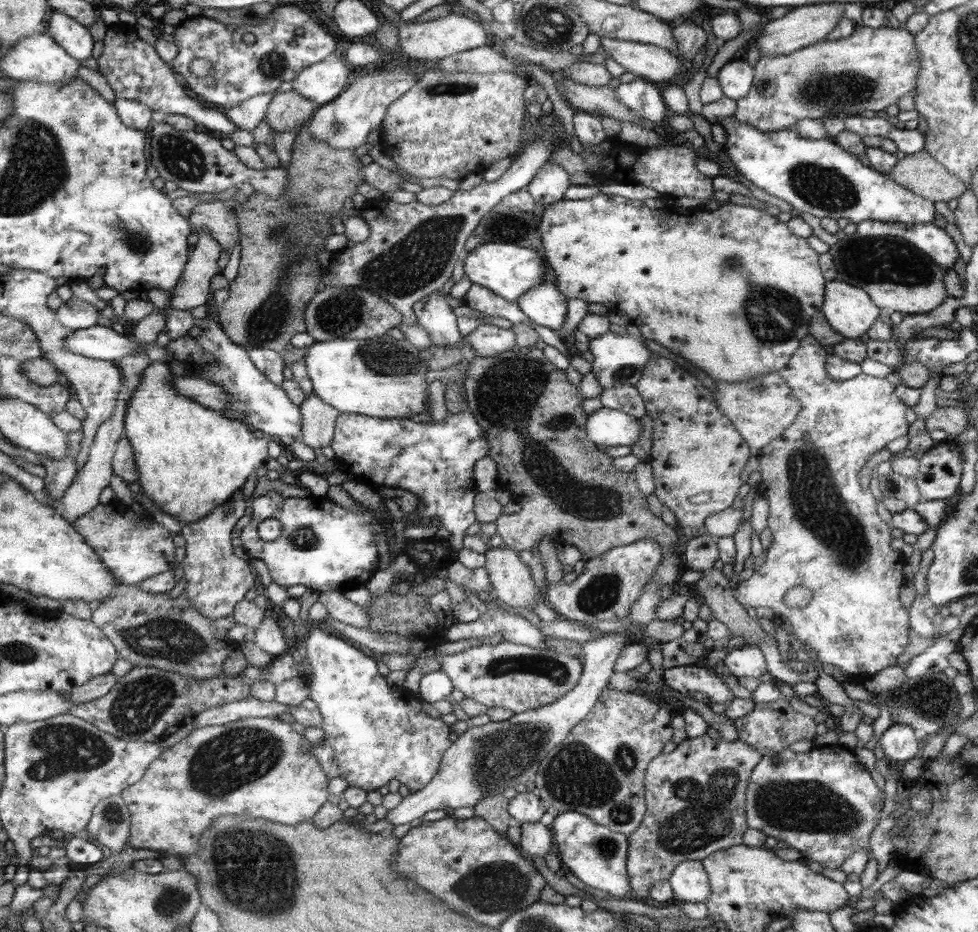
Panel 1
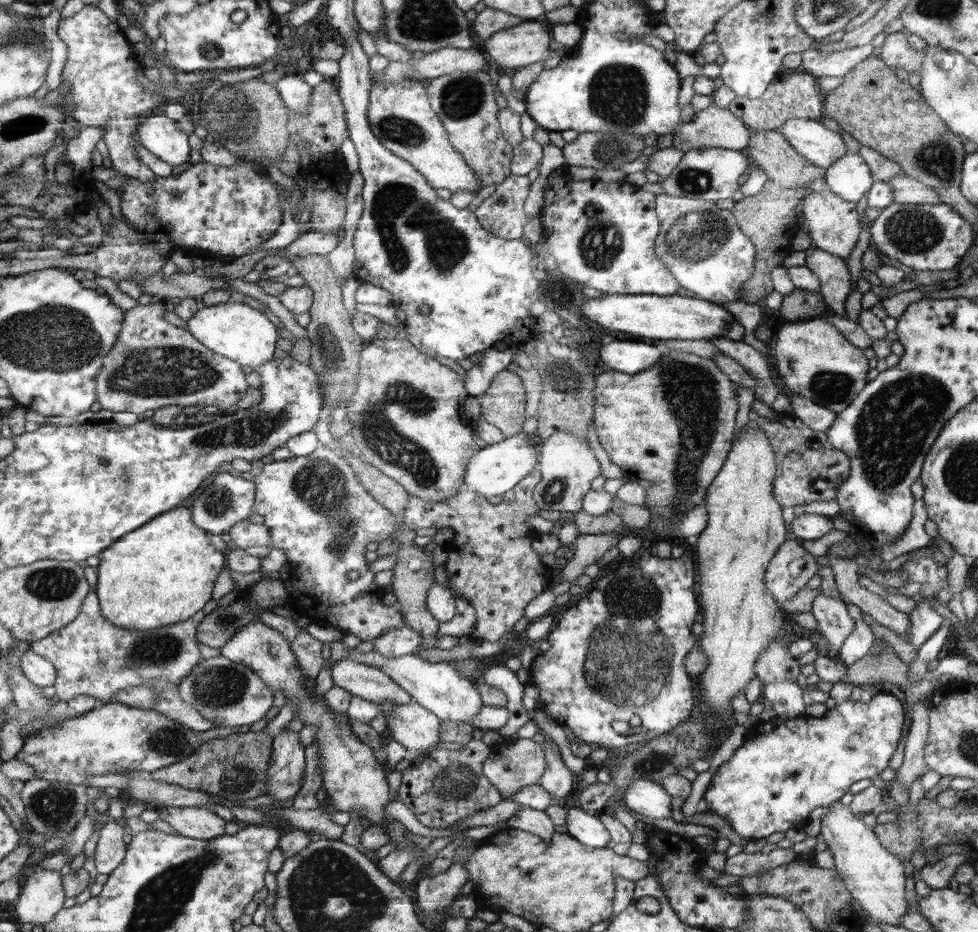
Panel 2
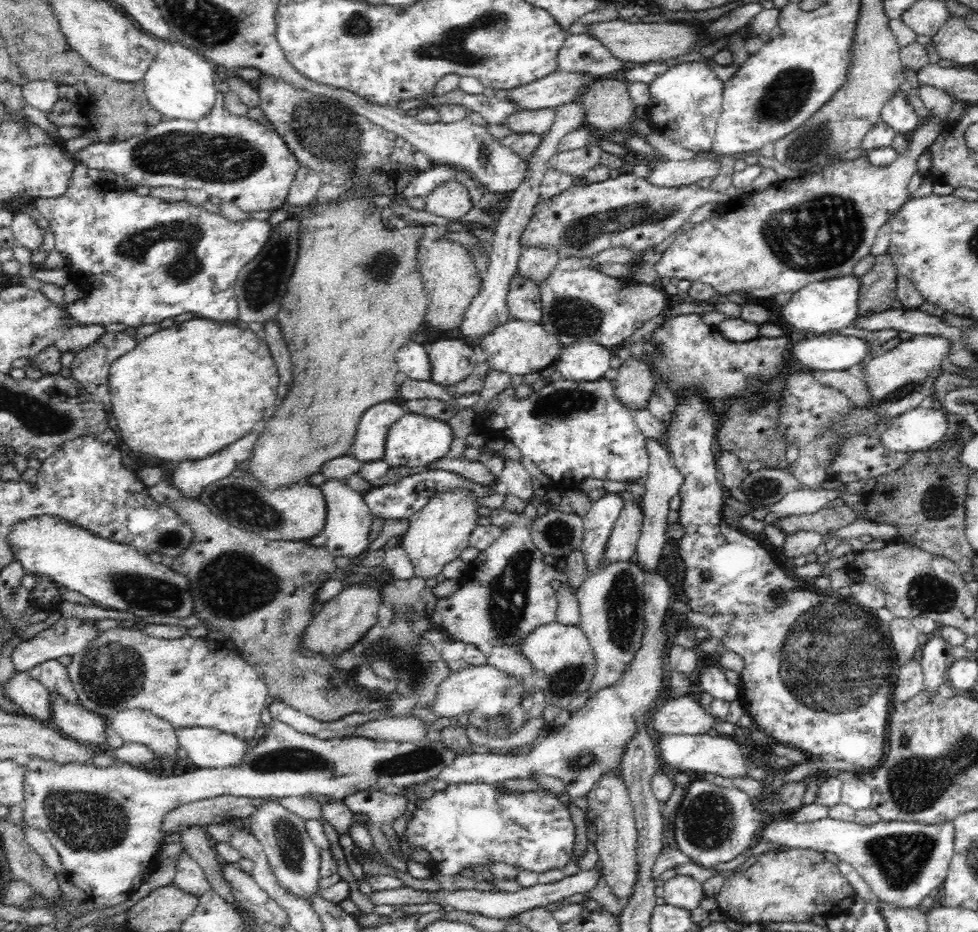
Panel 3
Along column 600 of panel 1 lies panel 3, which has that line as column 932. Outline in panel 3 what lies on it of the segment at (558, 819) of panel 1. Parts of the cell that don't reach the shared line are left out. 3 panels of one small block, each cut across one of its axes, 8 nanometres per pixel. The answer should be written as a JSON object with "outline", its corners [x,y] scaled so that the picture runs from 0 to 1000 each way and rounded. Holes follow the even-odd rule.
{"outline":[[[851,876],[832,881],[791,878],[791,882],[781,884],[777,901],[800,906],[806,908],[806,911],[822,910],[836,914],[851,914],[858,920],[858,923],[866,925],[877,936],[899,966],[912,971],[918,970],[920,974],[939,974],[943,966],[955,953],[959,953],[968,941],[976,909],[976,884],[974,880],[962,881],[961,884],[941,884],[940,881],[924,880],[900,880],[896,884],[875,884],[874,881],[859,880]]]}

